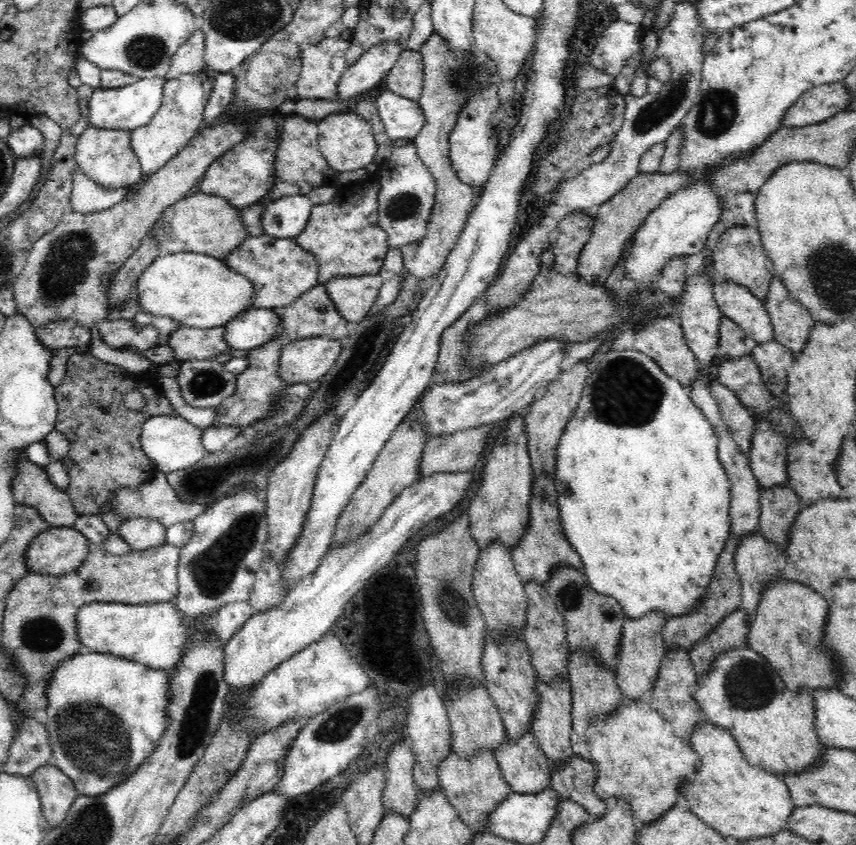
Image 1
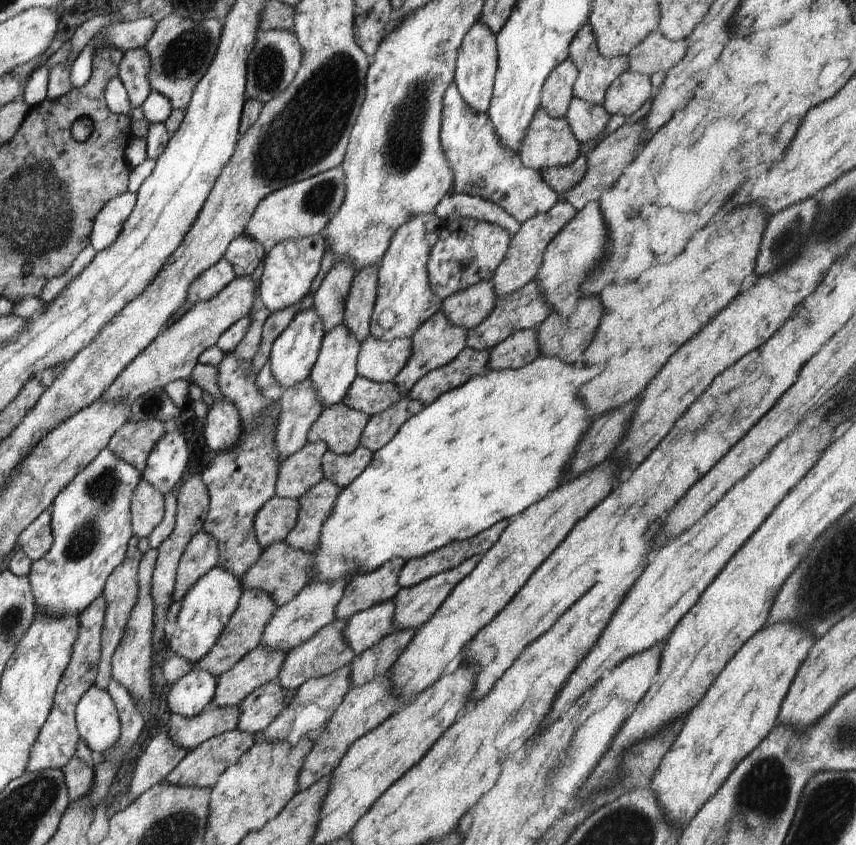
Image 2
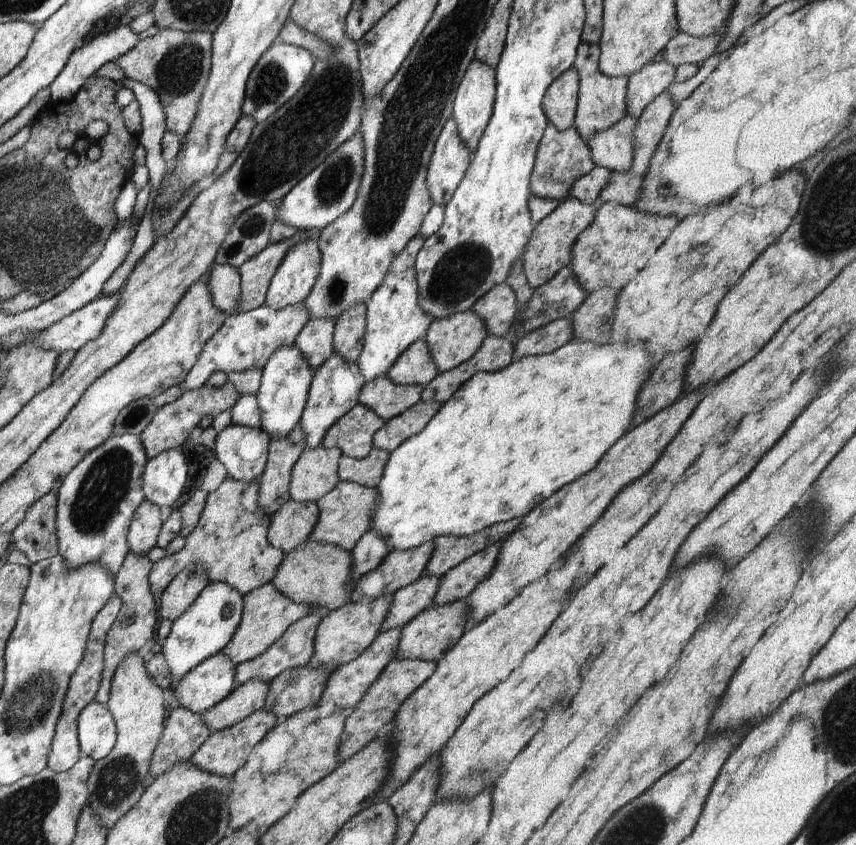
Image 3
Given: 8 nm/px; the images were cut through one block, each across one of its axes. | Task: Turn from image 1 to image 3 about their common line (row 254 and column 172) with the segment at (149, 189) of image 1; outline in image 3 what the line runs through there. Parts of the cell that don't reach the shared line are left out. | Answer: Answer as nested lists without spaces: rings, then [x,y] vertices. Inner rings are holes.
[[[162,29],[158,34],[140,40],[113,63],[127,76],[150,86],[158,94],[167,130],[184,137],[196,116],[198,101],[211,73],[212,41],[213,33],[206,31]]]

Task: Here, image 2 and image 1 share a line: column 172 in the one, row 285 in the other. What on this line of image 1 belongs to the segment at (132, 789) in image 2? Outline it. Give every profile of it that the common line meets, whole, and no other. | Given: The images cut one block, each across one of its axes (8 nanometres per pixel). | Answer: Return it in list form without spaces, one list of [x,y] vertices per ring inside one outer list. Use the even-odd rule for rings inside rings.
[[[732,225],[719,238],[719,242],[711,249],[710,260],[718,278],[738,283],[765,302],[771,278],[776,277],[775,268],[764,250],[758,228],[752,225]]]

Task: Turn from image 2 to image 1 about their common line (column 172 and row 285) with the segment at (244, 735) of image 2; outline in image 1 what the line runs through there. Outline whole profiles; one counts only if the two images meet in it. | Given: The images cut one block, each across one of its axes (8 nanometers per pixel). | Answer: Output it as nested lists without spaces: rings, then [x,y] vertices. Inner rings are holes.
[[[778,276],[771,278],[764,303],[773,324],[775,340],[794,354],[803,351],[816,320],[791,296]]]

